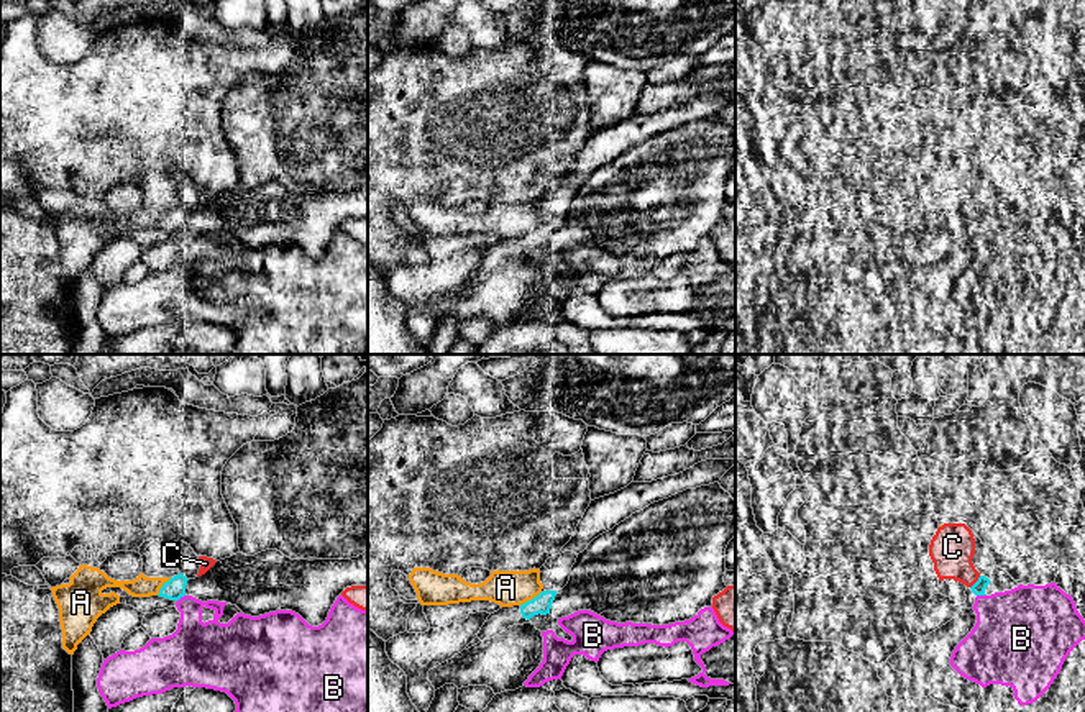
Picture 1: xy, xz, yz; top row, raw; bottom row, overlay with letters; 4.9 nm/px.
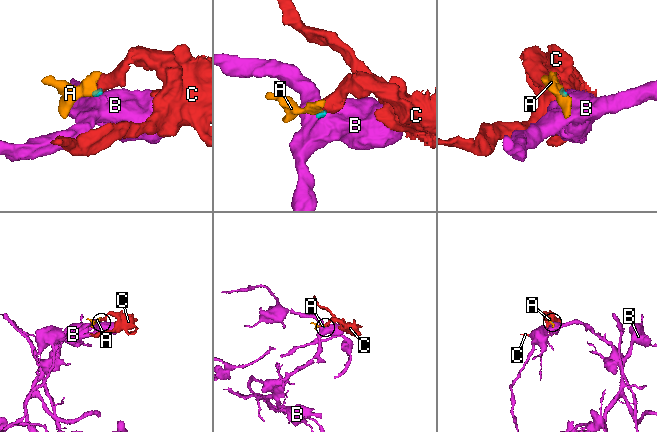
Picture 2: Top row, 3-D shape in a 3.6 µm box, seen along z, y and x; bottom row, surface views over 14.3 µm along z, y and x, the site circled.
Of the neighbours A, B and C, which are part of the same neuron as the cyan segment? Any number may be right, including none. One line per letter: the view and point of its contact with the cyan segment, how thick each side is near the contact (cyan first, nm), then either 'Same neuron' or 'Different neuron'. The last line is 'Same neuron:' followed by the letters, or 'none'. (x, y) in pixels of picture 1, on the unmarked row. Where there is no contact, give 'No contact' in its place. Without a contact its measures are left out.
A: Touches cyan at xz (532, 232). Thickness 90 nm (cyan) against 180 nm. Different neuron
B: Touches cyan at yz (982, 227). Thickness 70 nm (cyan) against 420 nm. Different neuron
C: Touches cyan at yz (975, 215). Thickness 70 nm (cyan) against 220 nm. Different neuron
Same neuron: none

